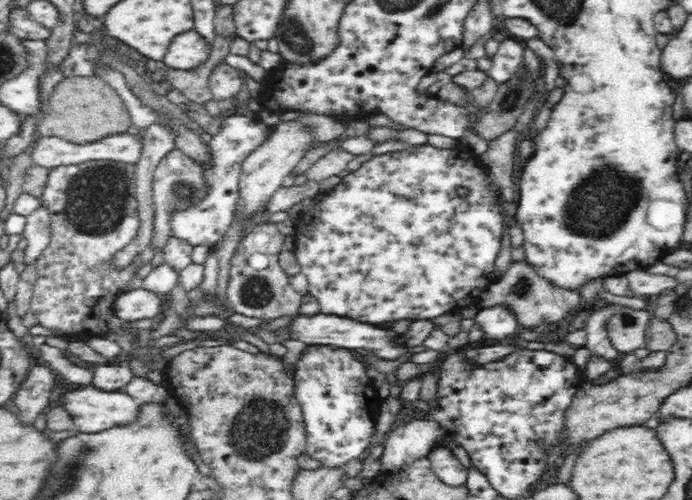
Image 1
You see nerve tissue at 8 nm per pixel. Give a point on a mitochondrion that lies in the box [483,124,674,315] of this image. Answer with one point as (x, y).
(598, 206)

